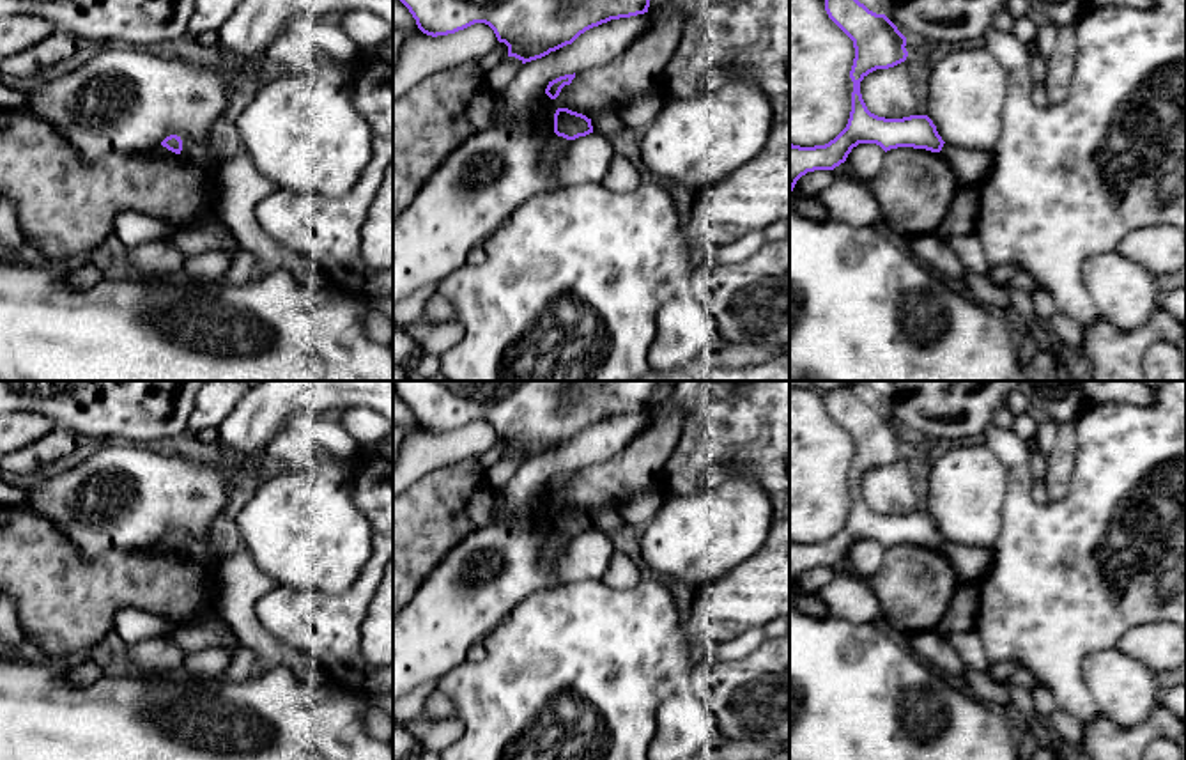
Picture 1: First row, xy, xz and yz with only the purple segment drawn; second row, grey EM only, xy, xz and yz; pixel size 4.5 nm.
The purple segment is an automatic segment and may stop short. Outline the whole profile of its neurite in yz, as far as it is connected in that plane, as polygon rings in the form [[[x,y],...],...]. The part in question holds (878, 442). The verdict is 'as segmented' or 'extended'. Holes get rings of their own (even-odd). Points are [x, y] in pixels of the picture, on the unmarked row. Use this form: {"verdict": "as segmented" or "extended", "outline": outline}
{"verdict": "as segmented", "outline": [[[848,388],[827,392],[828,415],[853,438],[855,455],[851,508],[846,524],[828,540],[800,544],[789,540],[789,586],[807,569],[834,567],[846,558],[859,540],[876,540],[885,549],[897,544],[940,549],[943,537],[928,512],[885,516],[871,510],[860,491],[860,478],[876,466],[889,466],[906,457],[906,434],[885,413],[869,407]]]}

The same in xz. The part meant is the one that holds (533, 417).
{"verdict": "as segmented", "outline": [[[393,381],[393,390],[423,430],[448,432],[485,420],[508,443],[508,454],[526,461],[572,441],[593,423],[648,409],[650,397],[666,383],[676,381]]]}

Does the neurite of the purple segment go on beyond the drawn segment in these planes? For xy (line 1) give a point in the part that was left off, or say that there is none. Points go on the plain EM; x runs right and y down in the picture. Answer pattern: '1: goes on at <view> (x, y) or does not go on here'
1: does not go on here

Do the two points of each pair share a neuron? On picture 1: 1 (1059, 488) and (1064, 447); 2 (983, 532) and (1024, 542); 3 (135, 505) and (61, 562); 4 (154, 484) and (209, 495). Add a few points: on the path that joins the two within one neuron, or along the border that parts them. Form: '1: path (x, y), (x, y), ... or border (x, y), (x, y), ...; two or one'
1: path (1059, 477), (1062, 457); one
2: border (1006, 495), (1001, 534), (992, 548); two
3: border (48, 519), (89, 558), (121, 548); two
4: path (169, 491), (195, 491); one

